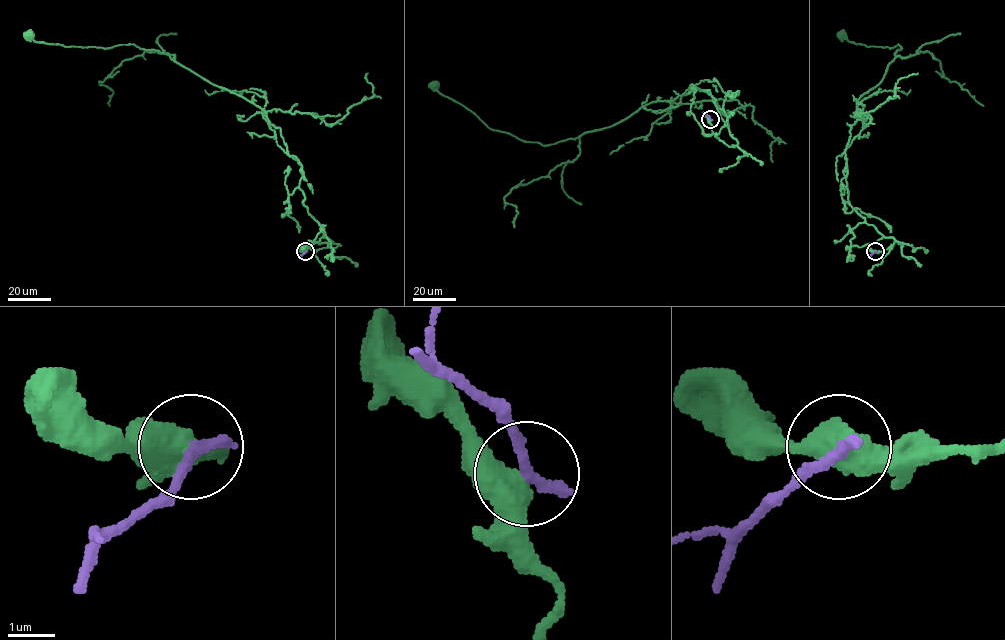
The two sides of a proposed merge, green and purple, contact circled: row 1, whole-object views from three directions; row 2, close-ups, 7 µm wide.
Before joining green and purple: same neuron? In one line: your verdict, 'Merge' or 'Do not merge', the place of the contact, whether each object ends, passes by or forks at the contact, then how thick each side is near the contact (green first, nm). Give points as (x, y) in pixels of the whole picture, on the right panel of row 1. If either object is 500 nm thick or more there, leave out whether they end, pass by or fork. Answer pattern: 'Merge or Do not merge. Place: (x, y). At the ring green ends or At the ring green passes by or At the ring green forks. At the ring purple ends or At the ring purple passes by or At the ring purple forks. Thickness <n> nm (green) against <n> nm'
Do not merge. Place: (875, 251). At the ring green passes by. At the ring purple ends. Thickness 480 nm (green) against 320 nm

